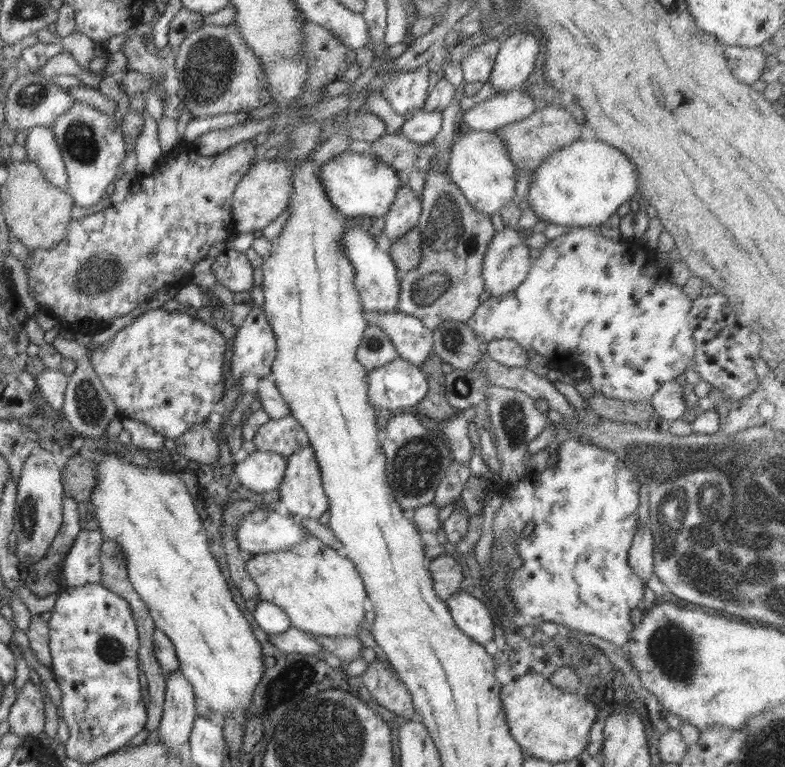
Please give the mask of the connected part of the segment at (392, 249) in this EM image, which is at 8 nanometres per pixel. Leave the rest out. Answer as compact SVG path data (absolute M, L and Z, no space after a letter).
M416 226L408 229L400 240L388 246L390 258L401 275L415 269L421 263L421 242L422 235Z

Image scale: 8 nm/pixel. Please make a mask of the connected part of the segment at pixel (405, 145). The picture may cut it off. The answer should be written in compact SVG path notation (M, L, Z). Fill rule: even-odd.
M402 132L396 134L384 133L378 140L371 142L371 150L376 158L396 171L413 170L416 168L422 143L414 142Z

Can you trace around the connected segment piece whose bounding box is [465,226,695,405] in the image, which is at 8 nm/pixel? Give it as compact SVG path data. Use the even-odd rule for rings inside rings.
M599 226L573 227L561 236L548 240L546 246L541 249L540 256L531 259L531 269L528 271L528 276L524 279L524 282L521 282L520 286L511 293L501 297L489 297L486 301L479 303L474 314L465 323L485 344L493 340L510 339L523 346L524 350L534 350L534 352L544 356L546 360L554 364L562 357L574 360L574 362L582 362L580 366L586 368L588 383L597 394L624 401L631 405L650 403L652 396L662 384L675 381L675 377L683 374L693 364L695 344L693 330L689 326L688 320L692 300L683 293L682 287L678 284L671 283L670 280L666 282L660 276L660 272L654 270L654 262L652 260L640 264L632 256L631 243L604 237L598 229L600 229Z

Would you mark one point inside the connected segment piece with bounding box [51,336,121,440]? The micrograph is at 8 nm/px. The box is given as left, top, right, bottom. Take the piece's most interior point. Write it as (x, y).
(88, 408)

